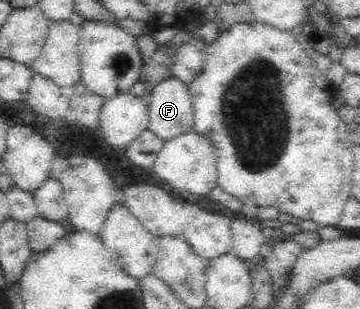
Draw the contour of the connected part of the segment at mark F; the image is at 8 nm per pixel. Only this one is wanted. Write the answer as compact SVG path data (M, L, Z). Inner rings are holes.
M172 76L158 81L142 97L148 112L146 129L167 140L189 131L192 103L187 85Z

